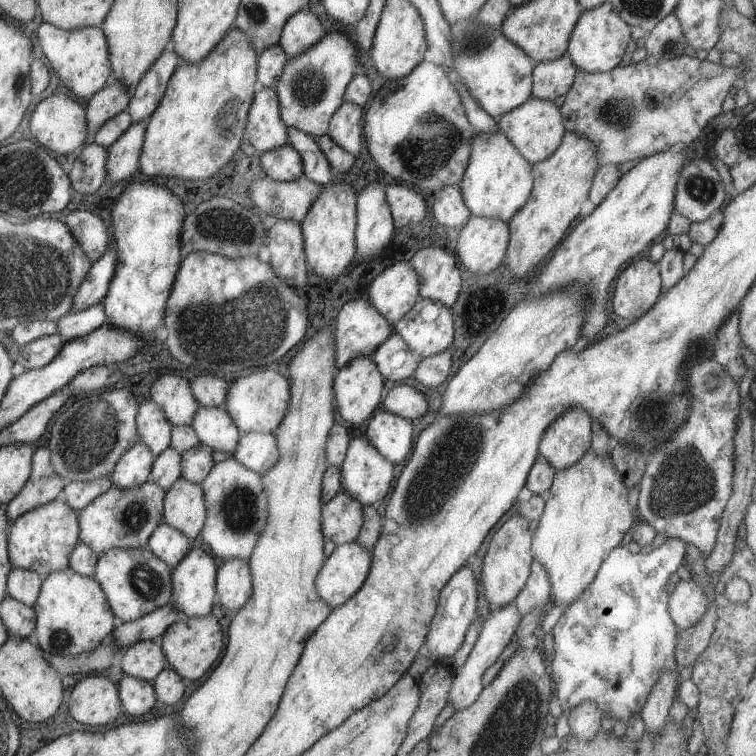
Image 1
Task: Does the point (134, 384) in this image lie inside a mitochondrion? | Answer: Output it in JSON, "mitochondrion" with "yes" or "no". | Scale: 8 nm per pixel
{"mitochondrion":"no"}

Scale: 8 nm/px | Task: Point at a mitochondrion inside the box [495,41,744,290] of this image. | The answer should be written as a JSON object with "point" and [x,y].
{"point":[618,113]}

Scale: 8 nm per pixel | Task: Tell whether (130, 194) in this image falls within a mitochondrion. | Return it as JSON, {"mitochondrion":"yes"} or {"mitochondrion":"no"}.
{"mitochondrion":"no"}

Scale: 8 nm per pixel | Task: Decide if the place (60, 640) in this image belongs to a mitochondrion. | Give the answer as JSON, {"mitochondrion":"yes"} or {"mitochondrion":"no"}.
{"mitochondrion":"yes"}

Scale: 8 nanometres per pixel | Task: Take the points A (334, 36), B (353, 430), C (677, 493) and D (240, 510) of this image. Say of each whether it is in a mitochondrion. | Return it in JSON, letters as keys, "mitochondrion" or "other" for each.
{"A":"other","B":"other","C":"mitochondrion","D":"mitochondrion"}

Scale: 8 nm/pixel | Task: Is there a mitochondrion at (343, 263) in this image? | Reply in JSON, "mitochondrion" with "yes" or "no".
{"mitochondrion":"no"}

